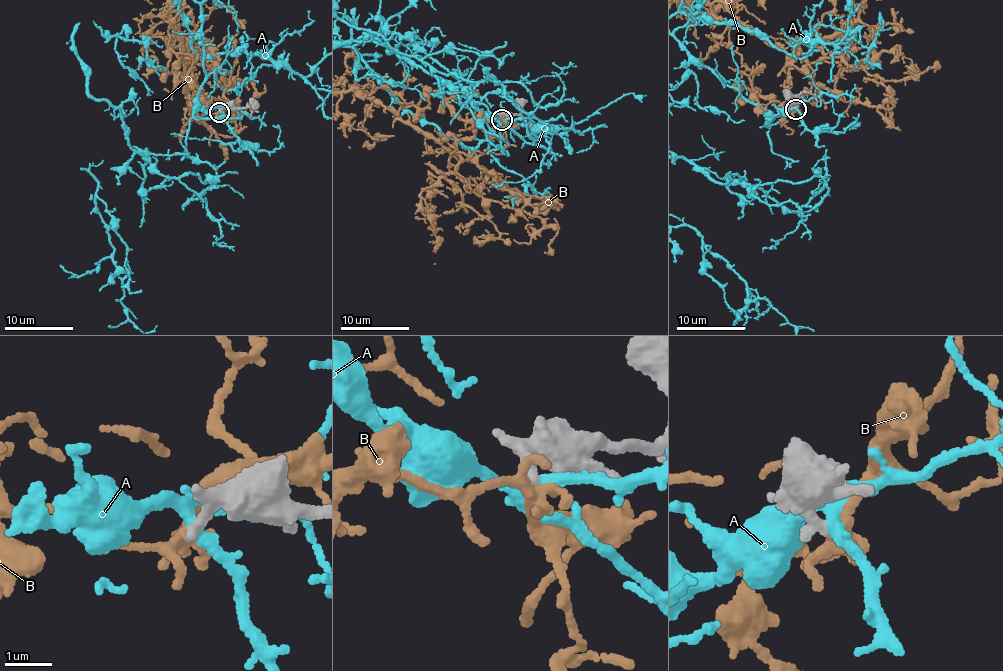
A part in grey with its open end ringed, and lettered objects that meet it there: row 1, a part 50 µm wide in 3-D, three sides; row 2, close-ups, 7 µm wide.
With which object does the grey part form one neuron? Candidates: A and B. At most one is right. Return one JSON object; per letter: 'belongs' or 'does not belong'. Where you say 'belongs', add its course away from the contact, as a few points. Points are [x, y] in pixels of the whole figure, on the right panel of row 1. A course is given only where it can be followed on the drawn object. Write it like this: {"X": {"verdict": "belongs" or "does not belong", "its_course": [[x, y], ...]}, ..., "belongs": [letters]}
{"A": {"verdict": "does not belong"}, "B": {"verdict": "does not belong"}, "belongs": []}

